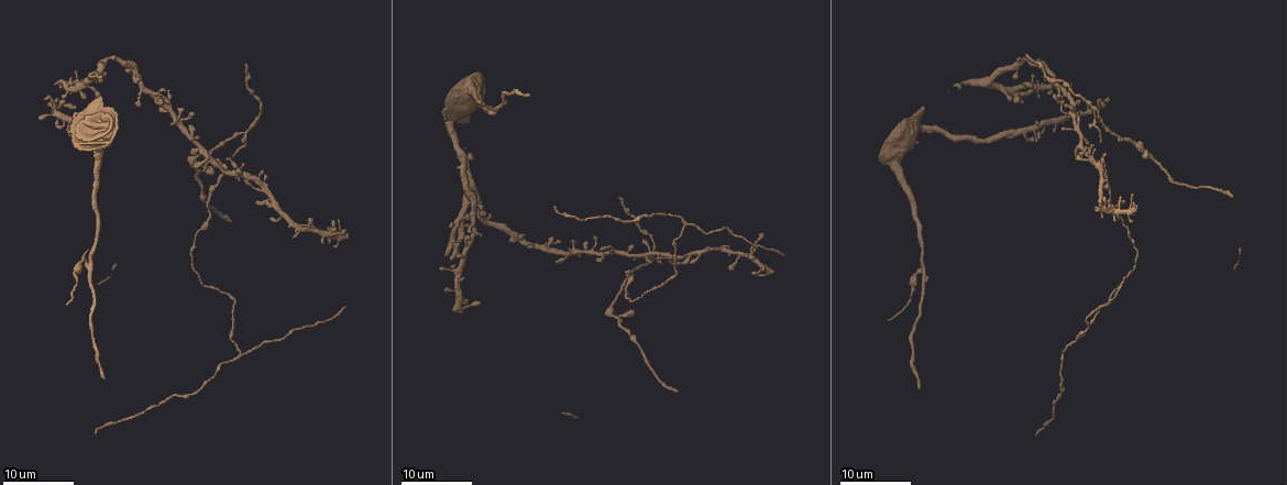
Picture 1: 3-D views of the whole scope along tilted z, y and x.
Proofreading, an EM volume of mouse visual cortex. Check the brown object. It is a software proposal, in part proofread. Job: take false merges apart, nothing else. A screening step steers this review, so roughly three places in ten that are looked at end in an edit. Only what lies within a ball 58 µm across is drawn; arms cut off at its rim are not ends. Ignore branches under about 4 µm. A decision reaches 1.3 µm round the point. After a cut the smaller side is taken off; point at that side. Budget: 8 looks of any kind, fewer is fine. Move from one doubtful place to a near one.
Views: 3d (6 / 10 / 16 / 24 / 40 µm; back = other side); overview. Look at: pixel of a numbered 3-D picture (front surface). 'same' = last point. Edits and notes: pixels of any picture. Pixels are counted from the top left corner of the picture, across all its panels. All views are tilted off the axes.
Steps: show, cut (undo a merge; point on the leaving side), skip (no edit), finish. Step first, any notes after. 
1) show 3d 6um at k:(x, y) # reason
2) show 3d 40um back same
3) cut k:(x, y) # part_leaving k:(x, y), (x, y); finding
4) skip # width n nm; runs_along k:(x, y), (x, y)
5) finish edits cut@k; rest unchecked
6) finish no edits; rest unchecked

show 3d 16um at 1:(200, 231) # thick turns thin

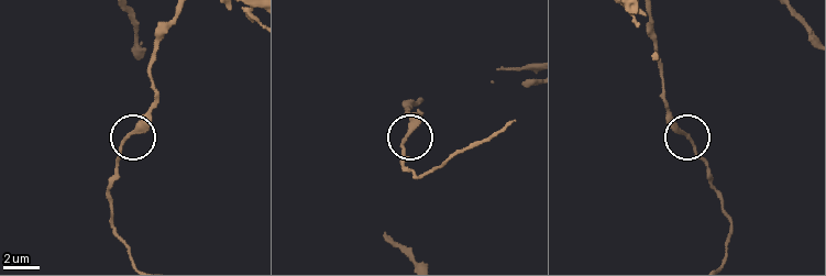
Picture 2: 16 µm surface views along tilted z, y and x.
show 3d 6um at 2:(135, 129) # closer look

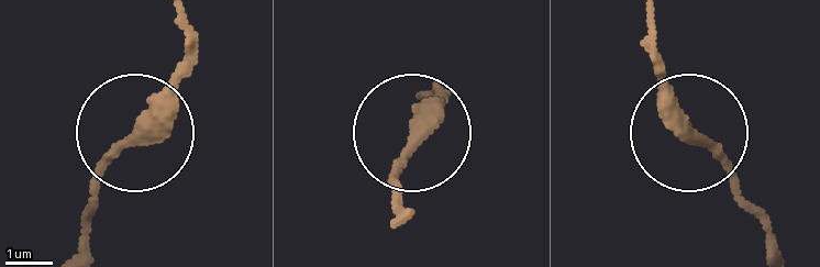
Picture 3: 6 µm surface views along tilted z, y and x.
skip # runs_along 3:(177, 19), (184, 78), (125, 141), (85, 212); all the same cell

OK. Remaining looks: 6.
show 3d 24um at 1:(684, 224) # a fork

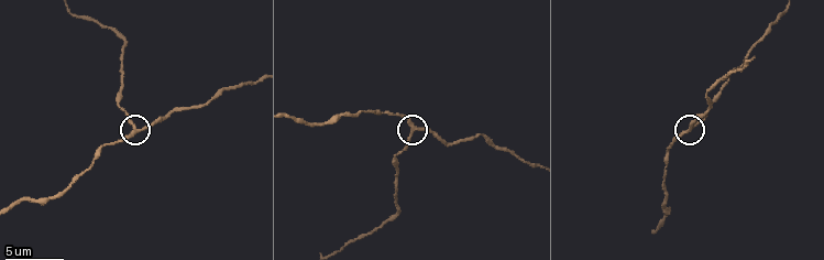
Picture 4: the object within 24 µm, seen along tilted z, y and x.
show 3d 10um at 4:(686, 129) # zoom in

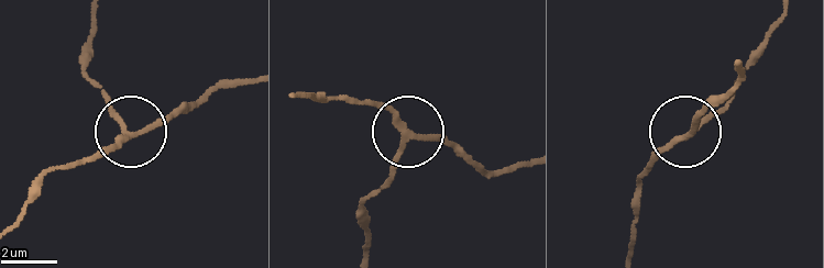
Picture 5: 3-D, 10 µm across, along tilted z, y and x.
skip # side_arm 21 um; arms 3; one cell here

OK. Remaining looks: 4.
show 3d 16um at 1:(1091, 155) # looks like a crossing

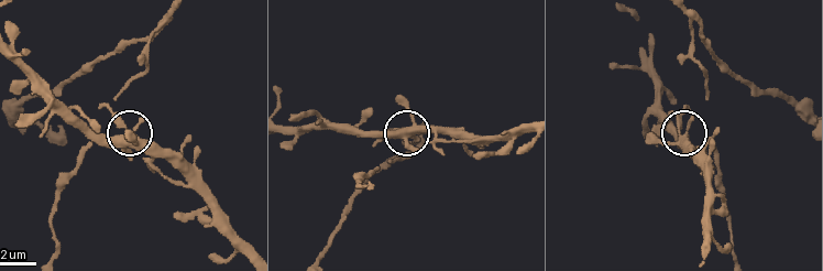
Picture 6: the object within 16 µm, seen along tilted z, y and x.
show 3d 10um at 6:(683, 134)

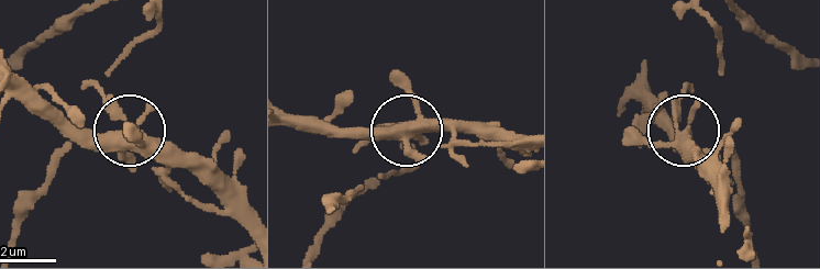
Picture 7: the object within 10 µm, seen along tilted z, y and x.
show 3d 6um at 7:(687, 128)

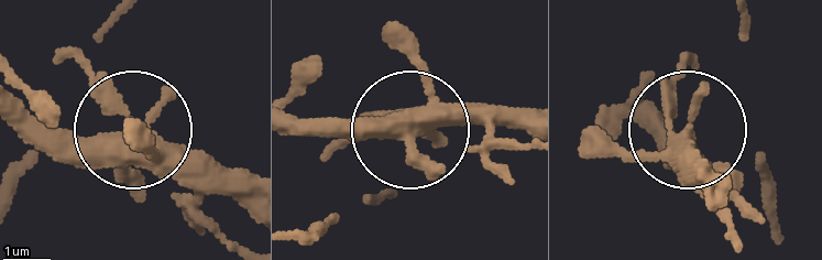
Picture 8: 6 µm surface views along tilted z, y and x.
skip # width 380 nm; runs_along 8:(296, 118), (517, 123); all the same cell

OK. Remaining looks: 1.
finish no edits; rest unchecked

